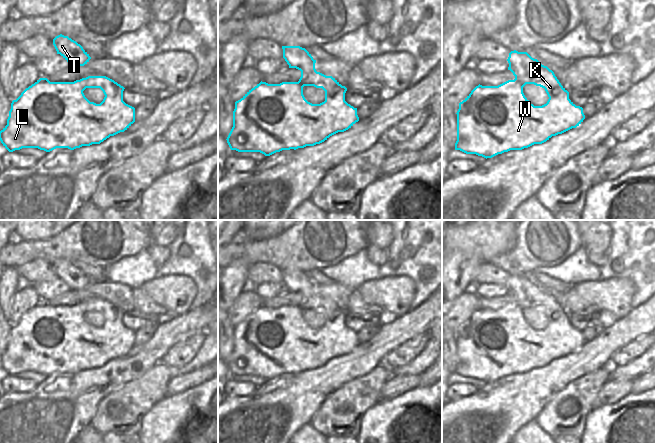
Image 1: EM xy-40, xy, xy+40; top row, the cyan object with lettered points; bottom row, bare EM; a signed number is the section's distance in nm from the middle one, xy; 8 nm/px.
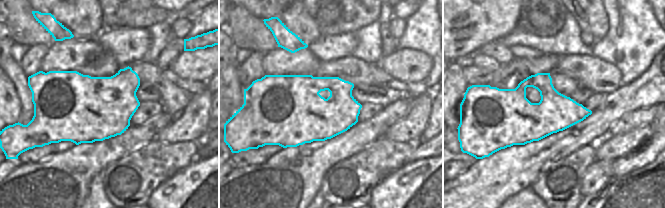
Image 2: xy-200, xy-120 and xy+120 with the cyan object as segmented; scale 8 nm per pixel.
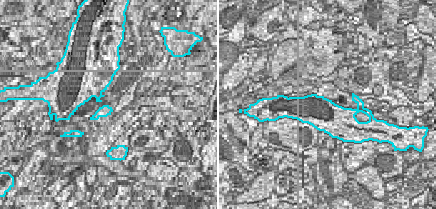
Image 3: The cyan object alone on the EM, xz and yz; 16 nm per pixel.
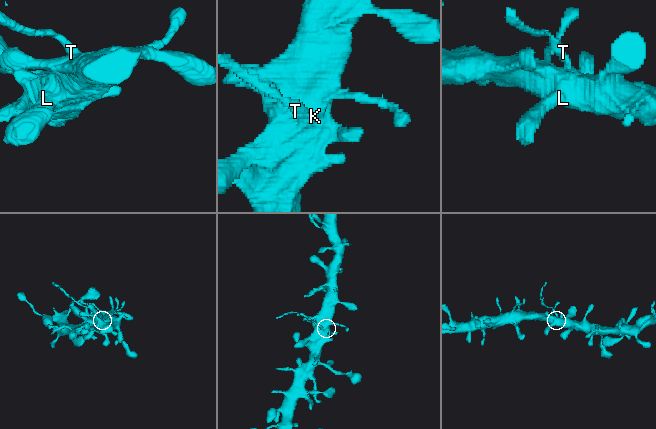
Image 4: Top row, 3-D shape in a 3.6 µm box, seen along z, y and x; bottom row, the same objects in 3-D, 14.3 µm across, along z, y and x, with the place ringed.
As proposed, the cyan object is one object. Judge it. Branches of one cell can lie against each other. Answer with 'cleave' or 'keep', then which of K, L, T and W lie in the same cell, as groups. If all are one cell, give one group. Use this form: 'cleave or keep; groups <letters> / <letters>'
cleave; groups K L W / T

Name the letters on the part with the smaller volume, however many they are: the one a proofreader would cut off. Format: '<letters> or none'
T

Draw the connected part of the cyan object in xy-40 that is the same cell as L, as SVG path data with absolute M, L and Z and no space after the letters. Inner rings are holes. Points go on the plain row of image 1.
M88 300L74 306L50 306L40 302L13 324L7 349L0 355L0 365L9 375L38 372L50 376L56 372L74 374L82 370L100 368L110 360L127 354L135 346L135 332L123 325L124 311L106 300ZM86 312L100 312L105 321L100 328L90 326L84 319Z

